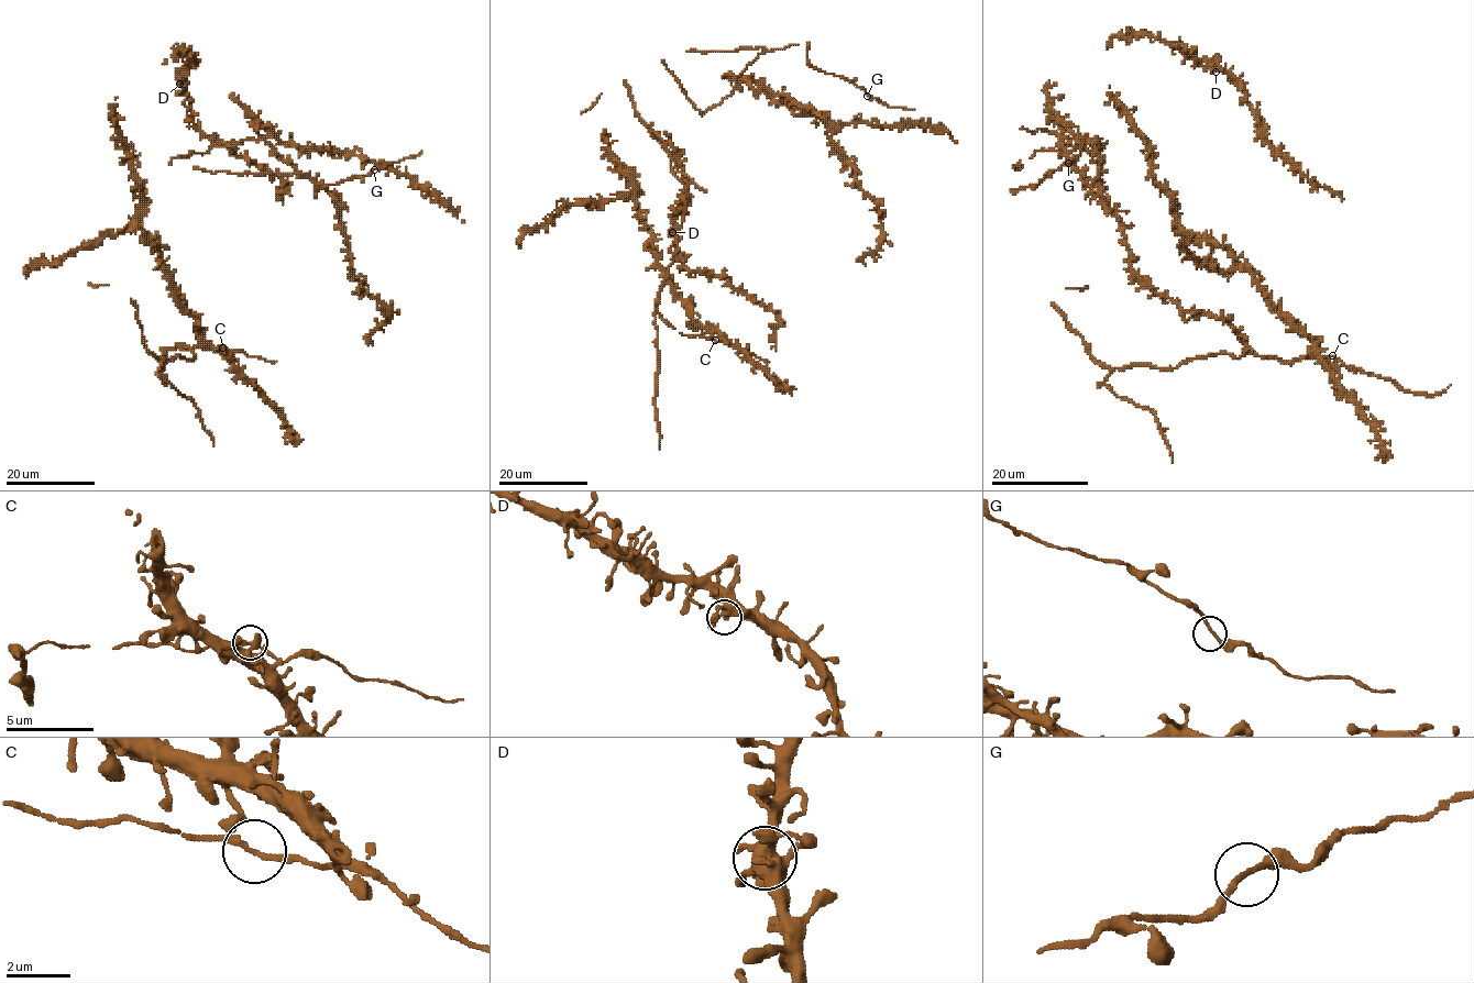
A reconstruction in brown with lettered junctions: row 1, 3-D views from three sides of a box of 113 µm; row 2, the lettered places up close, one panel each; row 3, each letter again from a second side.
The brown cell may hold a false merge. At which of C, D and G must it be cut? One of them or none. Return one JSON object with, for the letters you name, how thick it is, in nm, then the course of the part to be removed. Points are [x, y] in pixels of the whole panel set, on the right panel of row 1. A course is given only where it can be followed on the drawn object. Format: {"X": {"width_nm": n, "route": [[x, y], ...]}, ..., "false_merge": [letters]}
{"false_merge": []}

